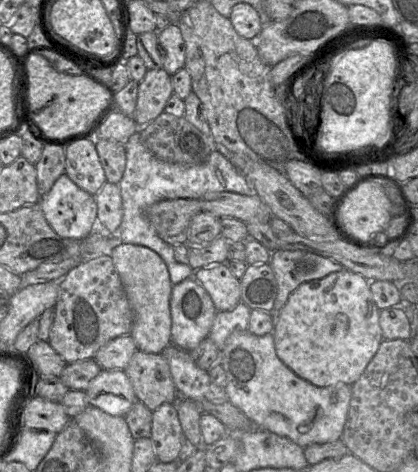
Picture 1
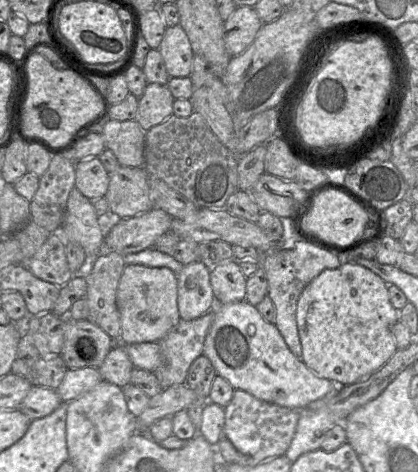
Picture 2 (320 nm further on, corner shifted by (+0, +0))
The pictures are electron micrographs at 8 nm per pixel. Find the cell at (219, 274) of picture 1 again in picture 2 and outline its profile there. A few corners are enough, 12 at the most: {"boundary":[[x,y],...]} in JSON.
{"boundary":[[232,259],[210,269],[215,304],[246,298],[246,281]]}

